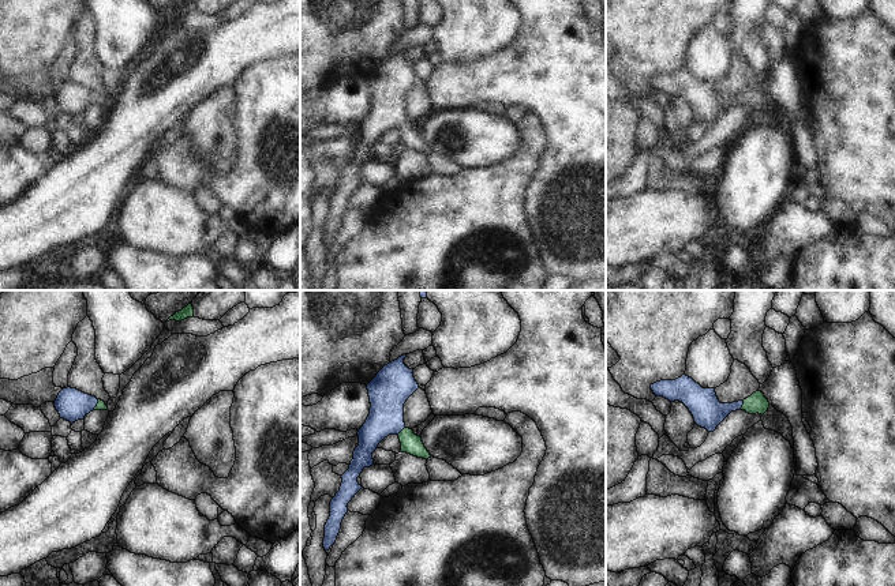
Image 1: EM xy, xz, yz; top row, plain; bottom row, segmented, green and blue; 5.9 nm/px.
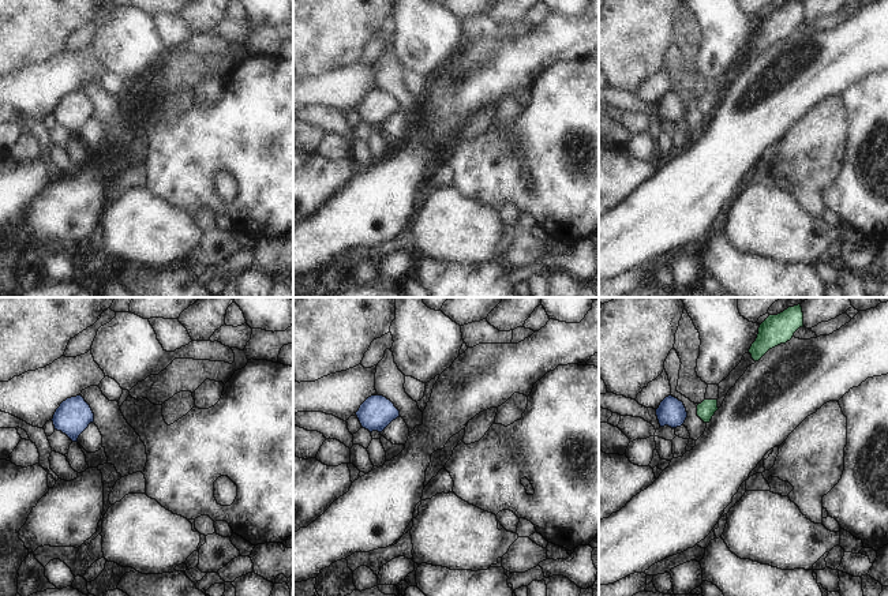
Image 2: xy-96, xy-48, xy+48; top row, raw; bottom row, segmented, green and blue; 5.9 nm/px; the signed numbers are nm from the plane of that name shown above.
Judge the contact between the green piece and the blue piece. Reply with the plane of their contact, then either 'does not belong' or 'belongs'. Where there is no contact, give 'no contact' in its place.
contact in yz; belongs

